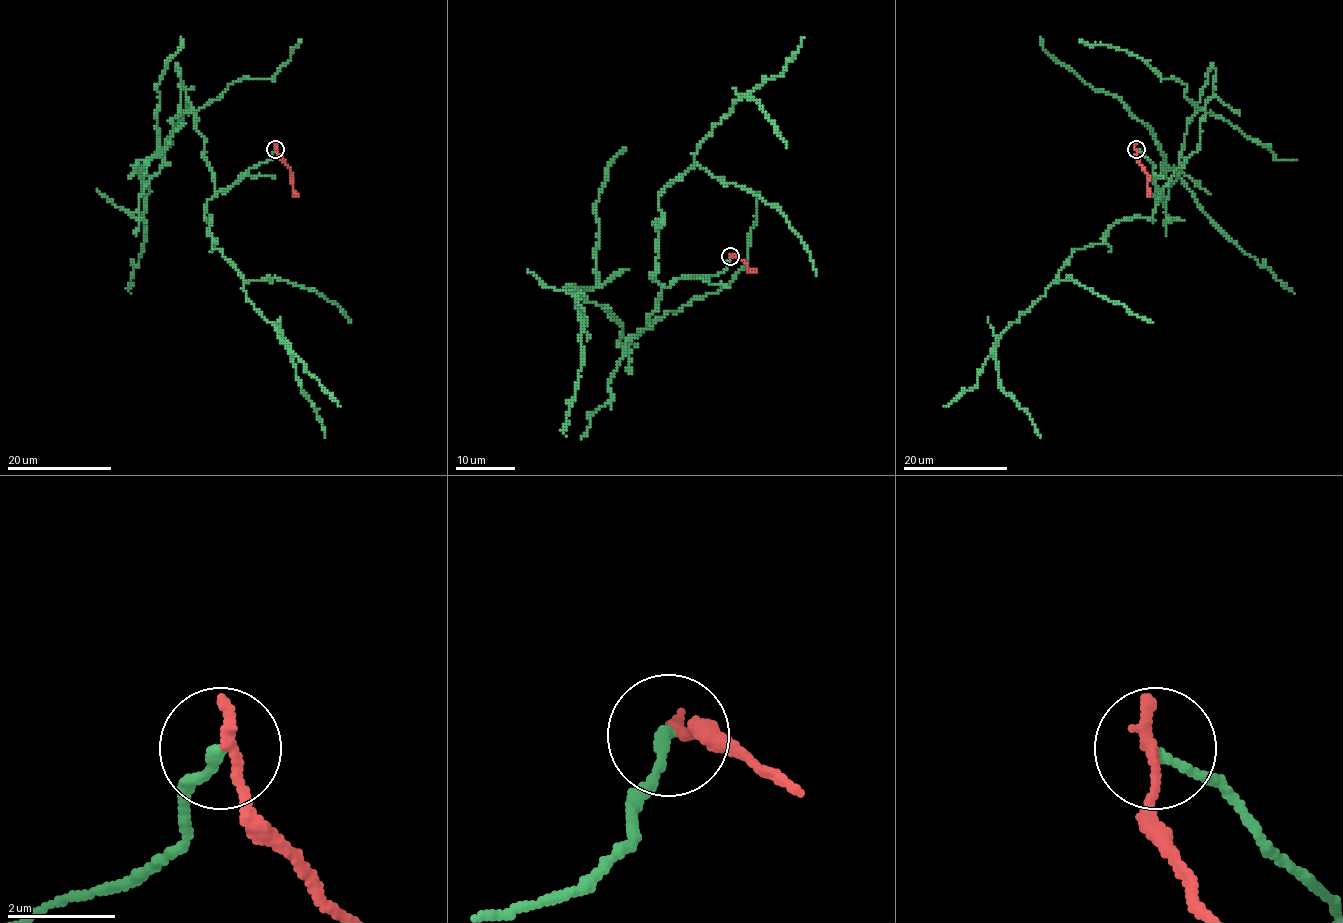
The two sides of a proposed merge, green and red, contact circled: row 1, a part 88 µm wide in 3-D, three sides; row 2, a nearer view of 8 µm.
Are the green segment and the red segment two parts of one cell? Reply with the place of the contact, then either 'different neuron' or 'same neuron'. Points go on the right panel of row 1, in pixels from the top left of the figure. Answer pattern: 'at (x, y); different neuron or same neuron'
at (1136, 149); different neuron

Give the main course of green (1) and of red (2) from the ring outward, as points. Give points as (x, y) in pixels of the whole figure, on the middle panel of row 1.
1: (730, 256), (660, 288), (651, 329), (617, 344), (622, 323), (582, 289), (596, 283), (595, 203), (623, 146)
2: (730, 256), (736, 256), (750, 270), (757, 270)

